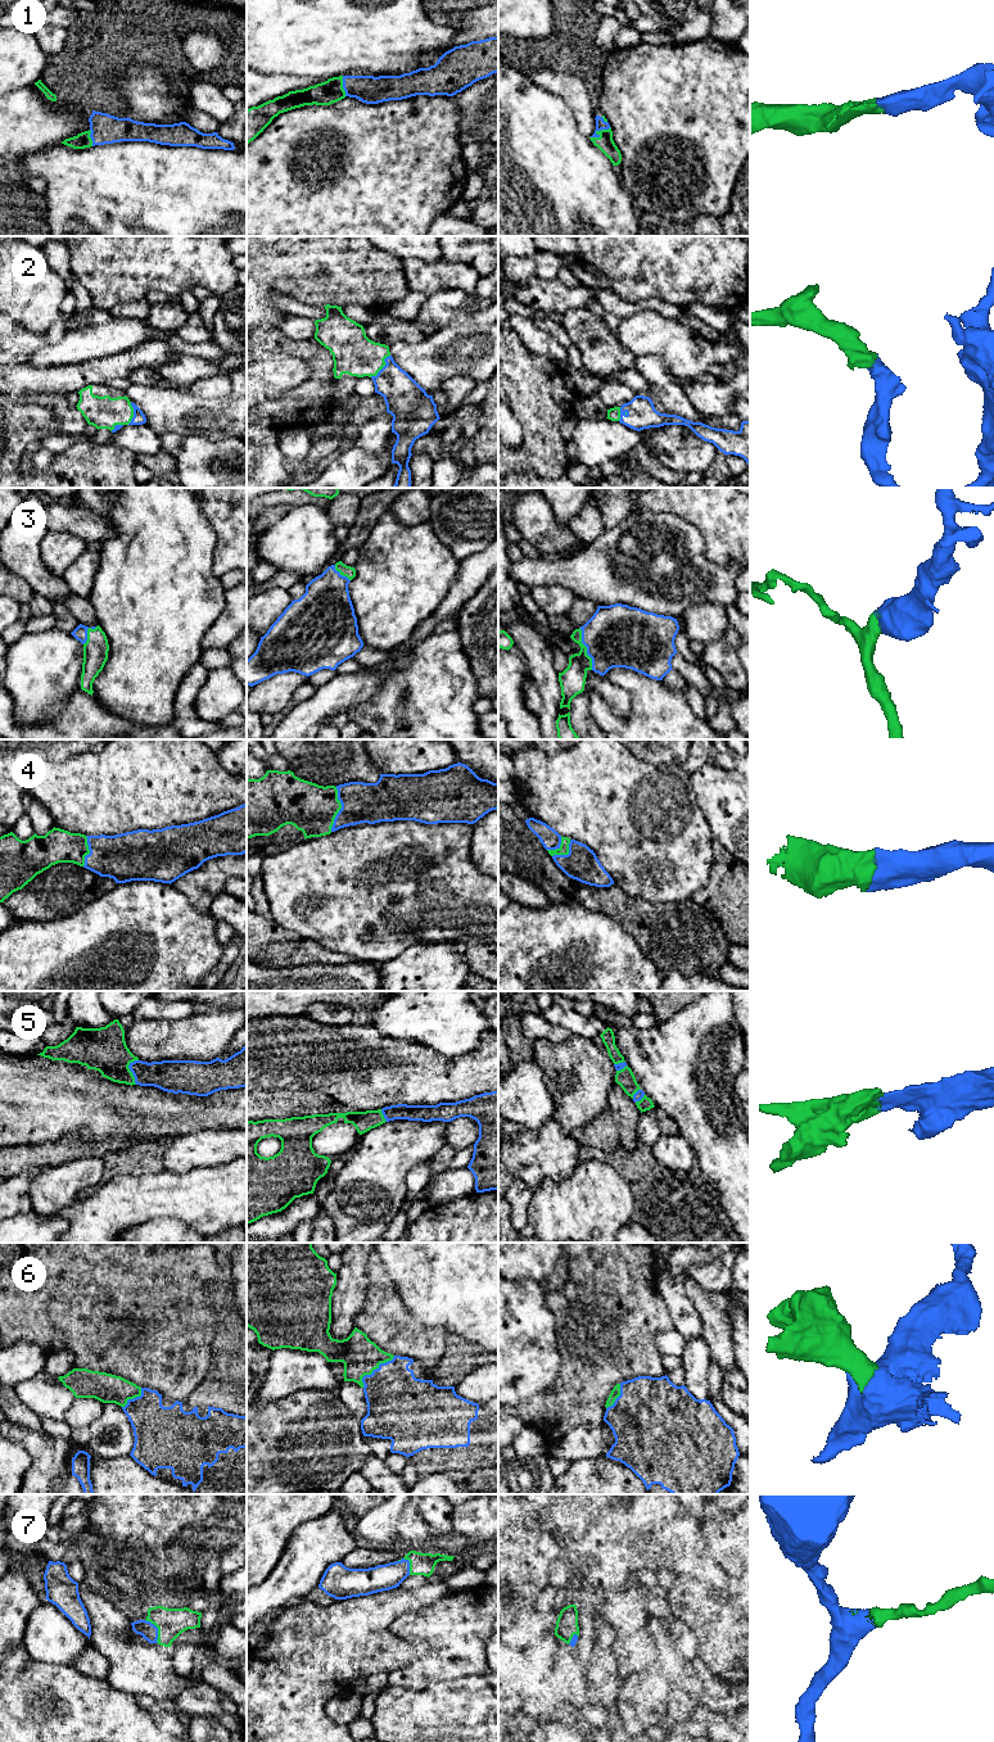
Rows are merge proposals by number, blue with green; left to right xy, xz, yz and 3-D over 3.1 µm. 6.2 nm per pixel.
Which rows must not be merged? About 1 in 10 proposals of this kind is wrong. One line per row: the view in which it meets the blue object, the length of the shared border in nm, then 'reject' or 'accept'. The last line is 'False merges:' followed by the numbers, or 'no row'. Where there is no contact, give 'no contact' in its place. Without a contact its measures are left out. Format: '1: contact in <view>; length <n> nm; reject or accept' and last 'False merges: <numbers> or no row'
1: contact in yz; length 140 nm; accept
2: contact in xz; length 190 nm; accept
3: contact in yz; length 280 nm; accept
4: contact in xz; length 280 nm; accept
5: contact in xy; length 160 nm; accept
6: contact in xz; length 280 nm; accept
7: contact in xy; length 170 nm; accept
False merges: no row

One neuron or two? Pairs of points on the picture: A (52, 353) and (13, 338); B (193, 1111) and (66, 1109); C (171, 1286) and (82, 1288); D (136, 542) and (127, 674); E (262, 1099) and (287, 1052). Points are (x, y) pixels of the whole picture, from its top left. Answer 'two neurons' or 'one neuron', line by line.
A: two neurons
B: one neuron
C: one neuron
D: one neuron
E: two neurons

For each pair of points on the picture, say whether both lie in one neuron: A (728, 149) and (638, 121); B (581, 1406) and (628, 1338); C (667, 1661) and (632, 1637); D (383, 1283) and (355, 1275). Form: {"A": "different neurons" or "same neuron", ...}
{"A": "same neuron", "B": "same neuron", "C": "different neurons", "D": "different neurons"}

